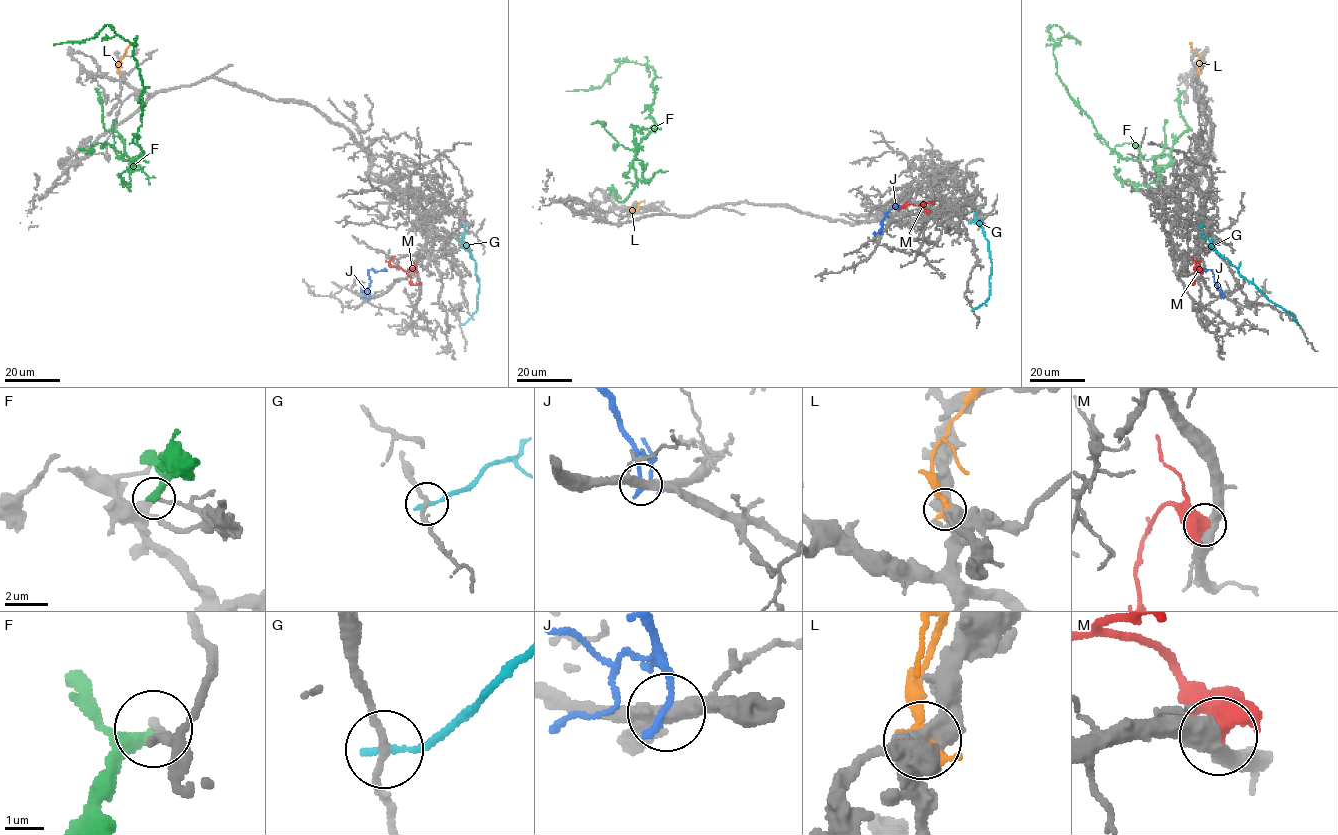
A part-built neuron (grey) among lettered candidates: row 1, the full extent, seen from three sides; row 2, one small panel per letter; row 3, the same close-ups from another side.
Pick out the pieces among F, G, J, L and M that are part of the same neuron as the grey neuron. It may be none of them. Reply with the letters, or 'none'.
none

